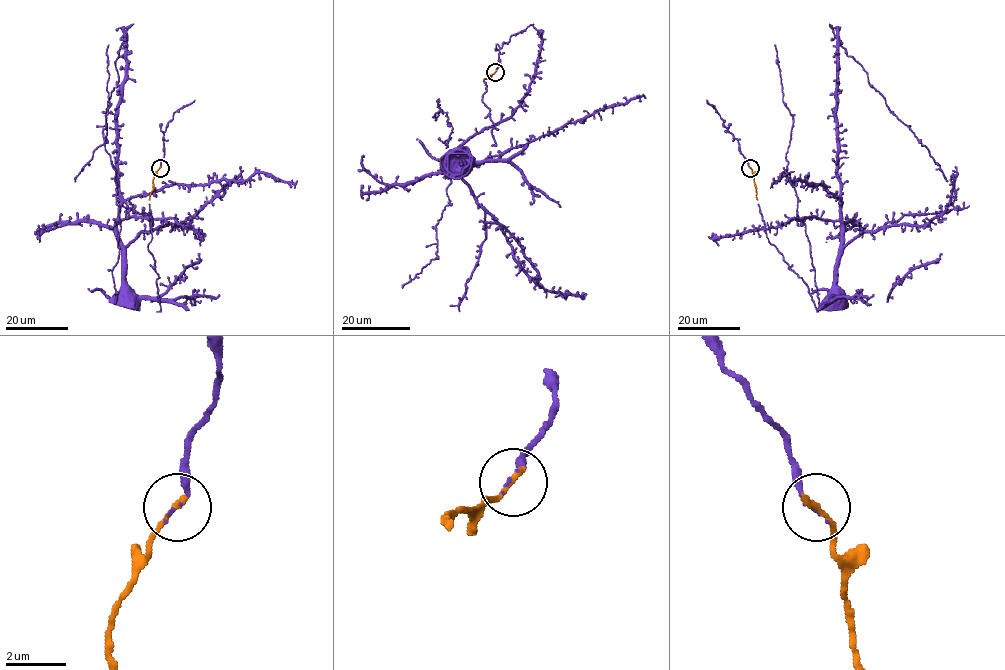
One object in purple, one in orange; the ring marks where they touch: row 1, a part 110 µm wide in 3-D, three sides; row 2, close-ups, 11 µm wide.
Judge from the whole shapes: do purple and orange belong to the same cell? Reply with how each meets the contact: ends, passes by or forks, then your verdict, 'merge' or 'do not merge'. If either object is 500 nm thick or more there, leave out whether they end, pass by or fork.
purple ends there; orange ends there; merge

